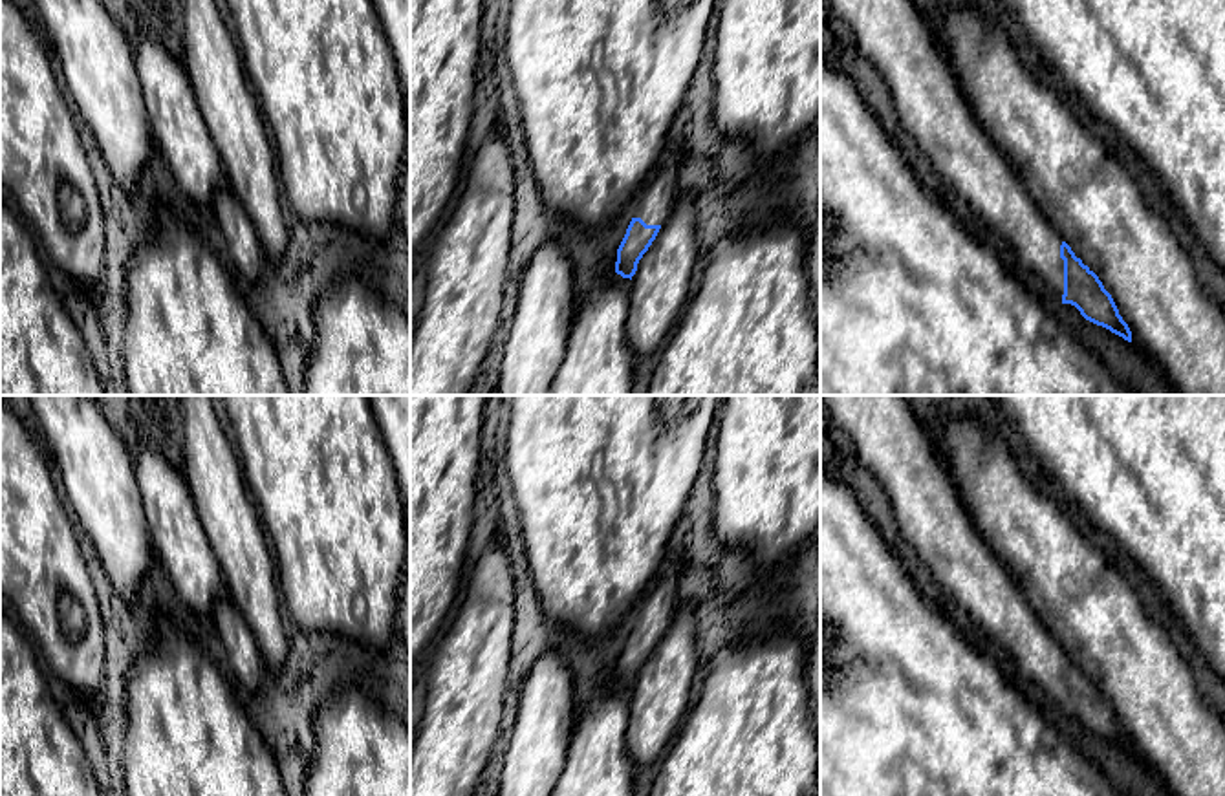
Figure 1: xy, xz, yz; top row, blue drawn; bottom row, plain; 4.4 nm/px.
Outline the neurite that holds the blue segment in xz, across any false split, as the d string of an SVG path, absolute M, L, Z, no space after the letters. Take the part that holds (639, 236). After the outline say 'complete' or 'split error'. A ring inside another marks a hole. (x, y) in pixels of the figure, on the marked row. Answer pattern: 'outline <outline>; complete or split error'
outline M676 156L659 161L648 181L641 188L641 199L634 218L617 249L615 273L630 278L637 271L637 264L656 240L659 229L672 214L674 203L681 194L678 176L679 163Z; split error

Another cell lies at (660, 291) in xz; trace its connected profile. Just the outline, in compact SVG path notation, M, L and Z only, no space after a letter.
M679 194L632 276L624 335L635 355L657 355L688 304L698 264L699 198Z

